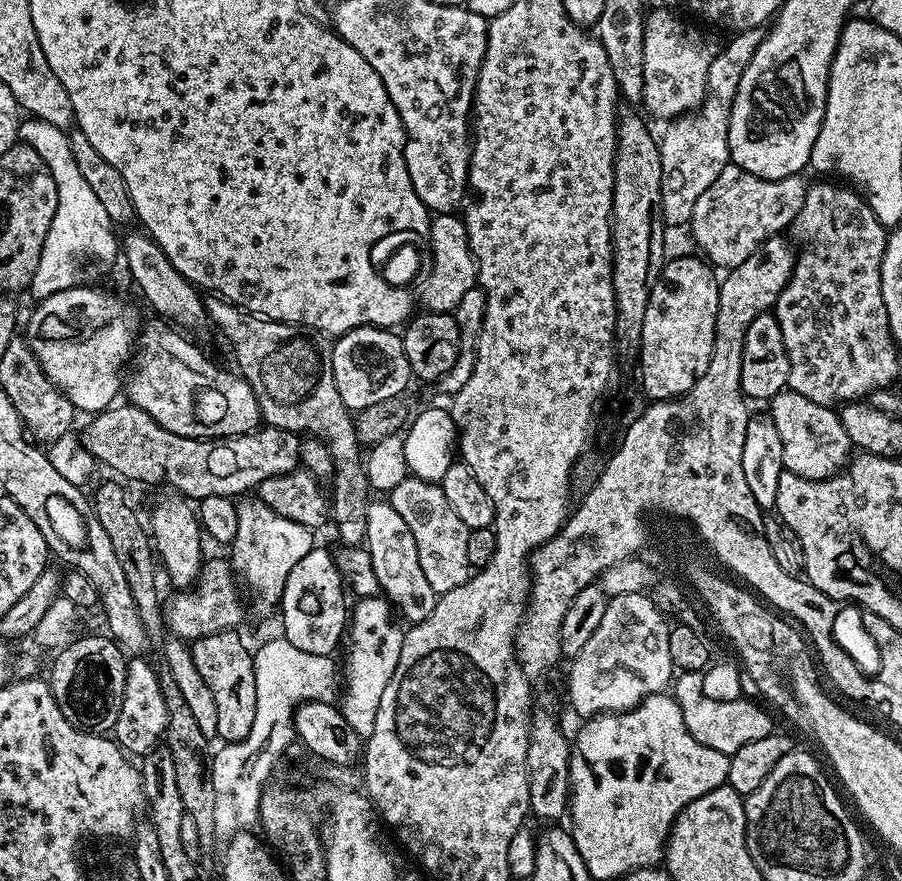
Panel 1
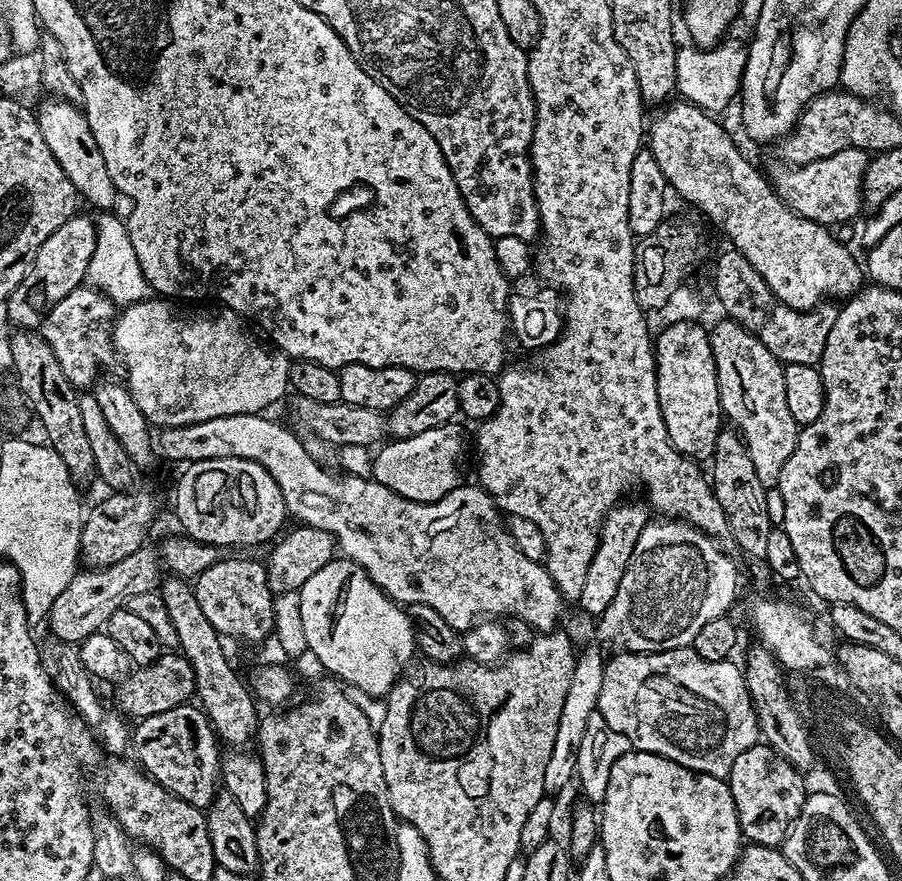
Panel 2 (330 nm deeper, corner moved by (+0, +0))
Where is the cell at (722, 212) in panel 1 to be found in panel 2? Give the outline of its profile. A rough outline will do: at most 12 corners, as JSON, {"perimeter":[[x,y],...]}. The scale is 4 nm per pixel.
{"perimeter":[[869,153],[781,167],[777,195],[825,226],[862,209]]}

